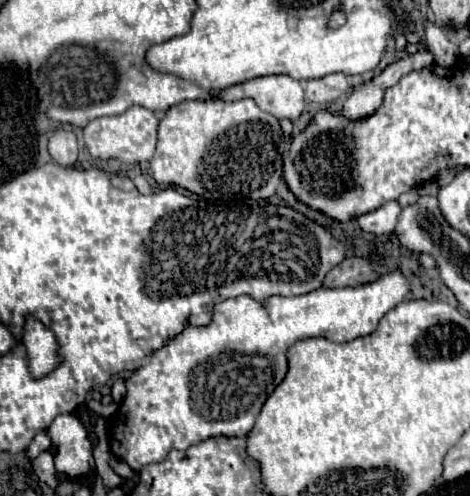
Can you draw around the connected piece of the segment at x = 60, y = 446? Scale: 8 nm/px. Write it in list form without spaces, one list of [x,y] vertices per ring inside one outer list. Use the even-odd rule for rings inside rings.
[[[59,415],[47,431],[57,451],[55,469],[59,475],[77,477],[95,467],[93,445],[83,423],[75,415]]]

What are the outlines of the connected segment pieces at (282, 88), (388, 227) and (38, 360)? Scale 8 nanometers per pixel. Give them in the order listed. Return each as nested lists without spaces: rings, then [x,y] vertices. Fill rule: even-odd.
[[[289,75],[257,77],[247,83],[223,89],[219,97],[227,101],[251,97],[263,111],[275,115],[277,119],[289,119],[289,121],[299,119],[305,109],[301,83]]]
[[[389,201],[383,207],[367,213],[367,215],[361,215],[357,221],[359,221],[359,225],[361,225],[361,229],[365,233],[374,234],[372,231],[382,231],[382,235],[389,235],[395,229],[399,211],[401,211],[399,203]]]
[[[27,317],[23,343],[29,353],[29,367],[35,377],[47,375],[51,369],[55,369],[61,363],[61,357],[57,353],[57,341],[53,331],[43,327],[39,321]]]

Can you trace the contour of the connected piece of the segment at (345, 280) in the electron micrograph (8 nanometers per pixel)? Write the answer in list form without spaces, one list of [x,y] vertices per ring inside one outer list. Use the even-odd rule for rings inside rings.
[[[351,257],[341,261],[335,269],[331,269],[325,279],[323,279],[323,287],[331,287],[331,289],[339,289],[339,287],[359,287],[359,285],[367,285],[375,279],[375,273],[371,271],[369,263],[361,257]]]

